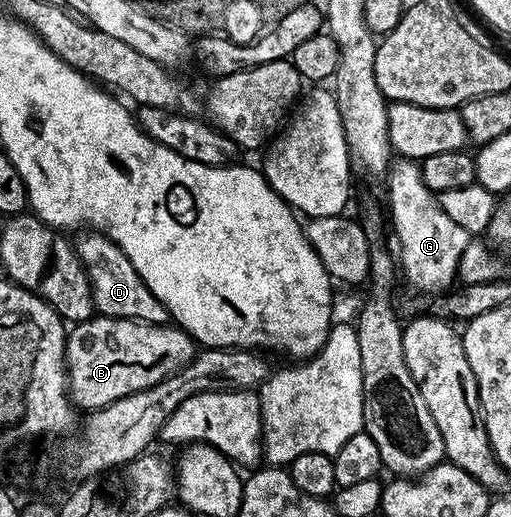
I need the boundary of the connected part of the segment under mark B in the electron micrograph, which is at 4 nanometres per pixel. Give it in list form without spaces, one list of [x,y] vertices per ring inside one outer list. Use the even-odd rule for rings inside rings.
[[[89,317],[86,321],[77,322],[66,335],[66,383],[71,402],[82,411],[116,403],[116,399],[124,399],[124,395],[132,395],[160,383],[168,375],[188,364],[194,358],[195,352],[194,338],[170,323],[153,325],[123,317]]]

